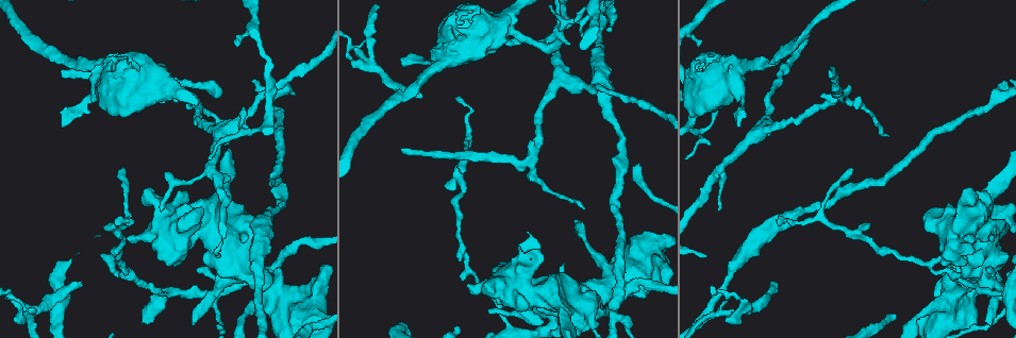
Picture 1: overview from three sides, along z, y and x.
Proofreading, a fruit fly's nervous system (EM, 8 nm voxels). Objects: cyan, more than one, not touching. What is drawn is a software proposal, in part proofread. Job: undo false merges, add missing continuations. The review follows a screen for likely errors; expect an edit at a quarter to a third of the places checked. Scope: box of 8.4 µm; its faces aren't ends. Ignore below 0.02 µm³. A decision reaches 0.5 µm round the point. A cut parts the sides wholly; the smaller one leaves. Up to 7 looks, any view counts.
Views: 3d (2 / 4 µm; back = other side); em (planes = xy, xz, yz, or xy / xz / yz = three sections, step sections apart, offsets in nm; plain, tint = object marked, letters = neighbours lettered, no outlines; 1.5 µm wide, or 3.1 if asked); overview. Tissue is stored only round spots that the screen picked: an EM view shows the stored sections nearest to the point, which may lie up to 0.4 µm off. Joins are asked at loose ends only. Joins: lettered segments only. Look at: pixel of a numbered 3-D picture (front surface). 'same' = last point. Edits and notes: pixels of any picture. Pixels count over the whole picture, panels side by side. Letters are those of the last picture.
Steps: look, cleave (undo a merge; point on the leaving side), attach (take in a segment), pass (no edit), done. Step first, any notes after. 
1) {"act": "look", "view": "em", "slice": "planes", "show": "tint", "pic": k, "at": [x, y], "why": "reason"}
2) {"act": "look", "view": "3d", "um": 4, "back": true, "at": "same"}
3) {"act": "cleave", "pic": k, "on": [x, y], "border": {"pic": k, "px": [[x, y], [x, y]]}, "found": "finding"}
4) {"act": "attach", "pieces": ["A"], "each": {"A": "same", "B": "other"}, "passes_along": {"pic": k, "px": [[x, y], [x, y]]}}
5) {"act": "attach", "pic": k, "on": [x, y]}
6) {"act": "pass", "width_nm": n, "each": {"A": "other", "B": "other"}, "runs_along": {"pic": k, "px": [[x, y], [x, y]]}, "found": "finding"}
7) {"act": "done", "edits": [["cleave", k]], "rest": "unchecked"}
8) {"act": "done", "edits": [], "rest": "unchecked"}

{"act": "look", "view": "3d", "um": 4, "pic": 1, "at": [402, 59], "why": "thin end"}

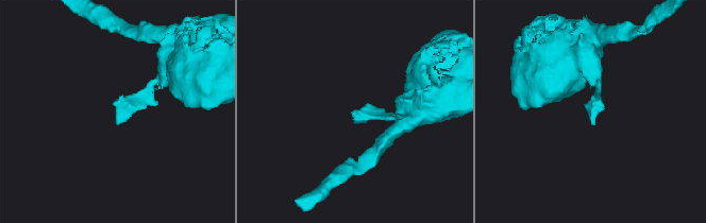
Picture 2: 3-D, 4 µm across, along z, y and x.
{"act": "look", "view": "em", "slice": "planes", "show": "plain", "pic": 2, "at": [358, 114]}

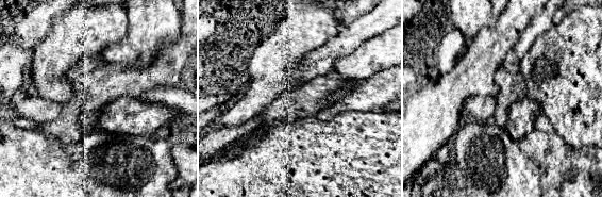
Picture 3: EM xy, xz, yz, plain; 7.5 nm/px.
{"act": "look", "view": "em", "slice": "planes", "show": "letters", "at": "same", "why": "what lies round it"}

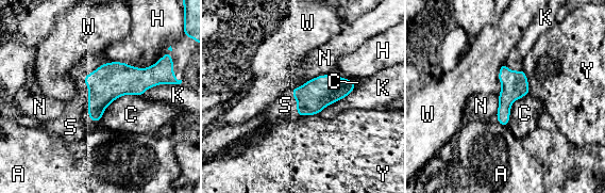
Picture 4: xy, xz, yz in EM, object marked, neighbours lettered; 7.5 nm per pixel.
{"act": "attach", "pieces": ["S"], "width_nm": 200, "each": {"A": "other", "C": "other", "H": "other", "K": "other", "N": "other", "S": "same", "W": "other", "Y": "other"}, "found": "it goes on there"}

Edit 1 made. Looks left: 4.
{"act": "look", "view": "overview"}

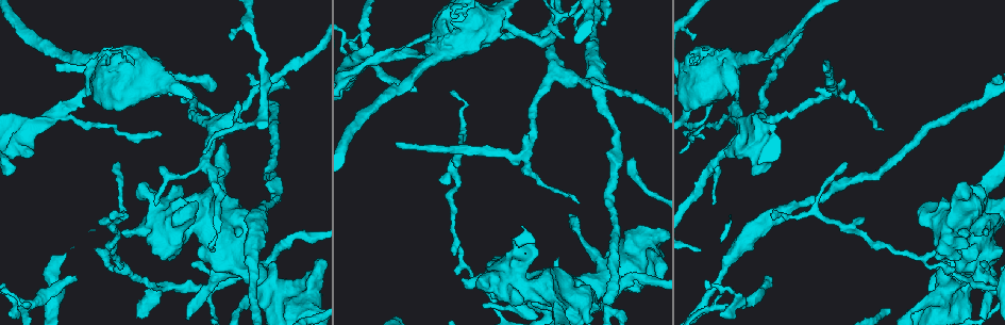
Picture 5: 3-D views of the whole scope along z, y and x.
{"act": "look", "view": "em", "slice": "xy", "step": 8, "show": "tint", "pic": 5, "at": [57, 67], "why": "branch stops here"}

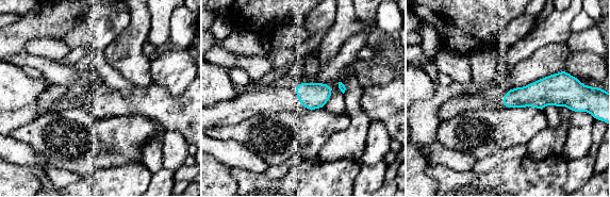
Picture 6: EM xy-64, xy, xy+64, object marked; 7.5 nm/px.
{"act": "look", "view": "em", "slice": "planes", "show": "letters", "at": "same"}

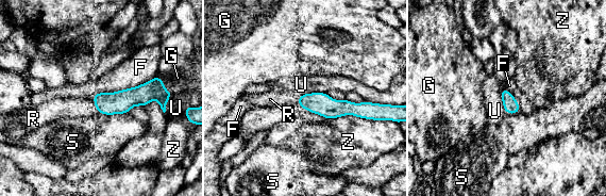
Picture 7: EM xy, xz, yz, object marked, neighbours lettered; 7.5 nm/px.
{"act": "attach", "pieces": ["R"], "width_nm": 110, "each": {"F": "other", "G": "other", "R": "same", "S": "other", "U": "other", "Z": "other"}, "found": "the cell continues"}

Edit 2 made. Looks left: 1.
{"act": "done", "edits": [["attach", 4], ["attach", 7]], "rest": "unchecked"}

